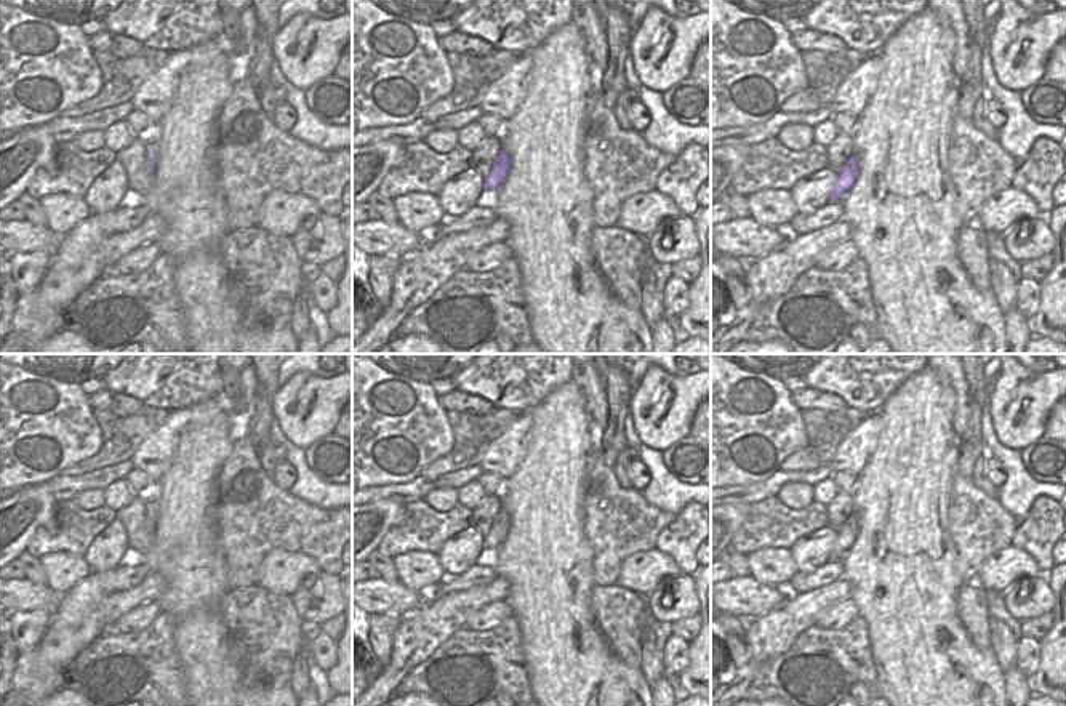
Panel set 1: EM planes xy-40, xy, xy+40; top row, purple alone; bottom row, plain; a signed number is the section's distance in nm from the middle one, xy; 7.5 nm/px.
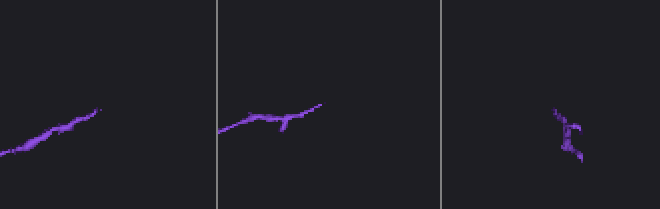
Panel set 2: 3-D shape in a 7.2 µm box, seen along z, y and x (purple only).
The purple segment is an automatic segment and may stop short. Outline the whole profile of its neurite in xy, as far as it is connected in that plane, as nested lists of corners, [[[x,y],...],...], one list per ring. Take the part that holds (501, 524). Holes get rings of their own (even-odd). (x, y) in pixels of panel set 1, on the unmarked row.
[[[501,509],[491,525],[490,533],[483,536],[483,549],[498,548],[506,540],[509,527],[511,527],[511,517],[504,509]]]

